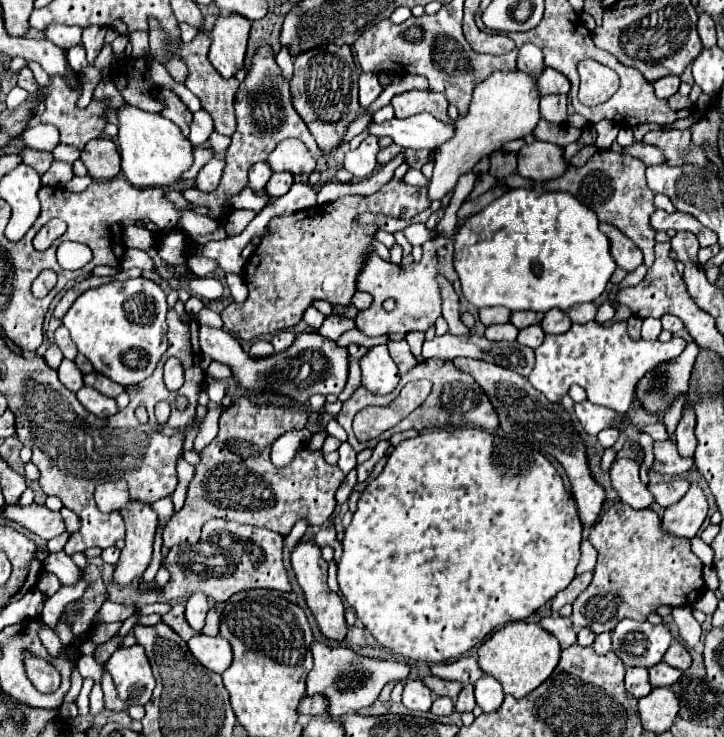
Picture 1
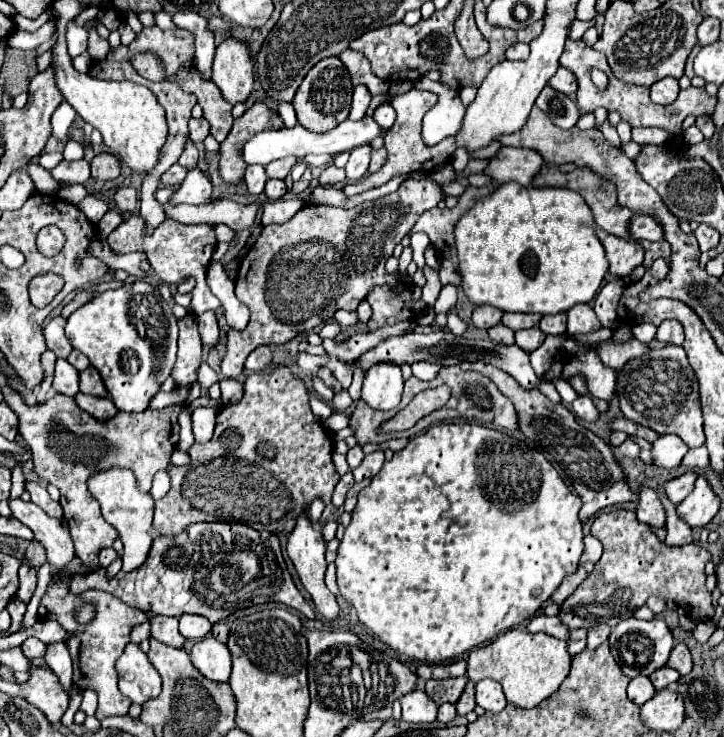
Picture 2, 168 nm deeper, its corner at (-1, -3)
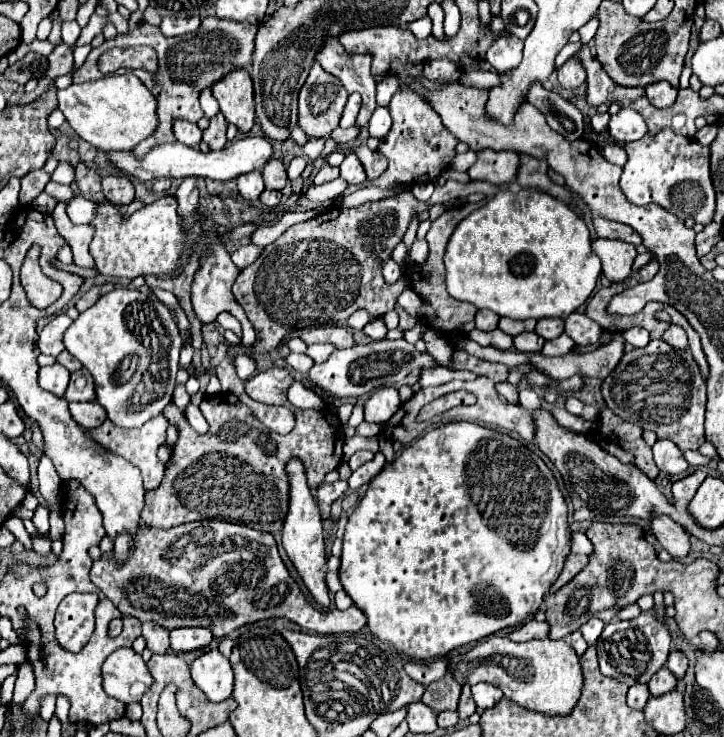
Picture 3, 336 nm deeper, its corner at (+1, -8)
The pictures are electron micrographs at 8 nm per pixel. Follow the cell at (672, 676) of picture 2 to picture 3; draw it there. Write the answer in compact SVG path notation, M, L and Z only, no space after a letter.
M661 668L661 670L649 680L647 686L649 686L651 696L661 696L661 694L673 690L675 684L677 684L677 678L675 678L667 668Z

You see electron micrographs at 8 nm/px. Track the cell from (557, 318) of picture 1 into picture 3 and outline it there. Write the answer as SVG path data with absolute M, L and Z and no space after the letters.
M541 318L535 326L535 332L545 340L553 340L563 334L563 328L565 328L565 322L559 318Z

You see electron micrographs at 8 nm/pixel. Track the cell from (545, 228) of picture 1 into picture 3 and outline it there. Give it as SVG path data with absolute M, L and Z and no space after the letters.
M499 190L485 206L459 222L445 248L445 286L461 302L471 302L479 310L487 308L513 320L525 318L567 318L595 290L601 276L601 262L591 250L585 222L561 200L529 190Z

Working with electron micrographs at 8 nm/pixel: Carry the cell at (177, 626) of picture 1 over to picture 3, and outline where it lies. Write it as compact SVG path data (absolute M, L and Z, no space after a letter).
M145 622L143 624L143 638L147 640L147 648L153 654L165 654L165 652L169 652L169 630L161 628L159 624Z

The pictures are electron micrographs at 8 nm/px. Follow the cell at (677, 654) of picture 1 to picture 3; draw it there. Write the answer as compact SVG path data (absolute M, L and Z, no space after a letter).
M673 650L669 654L669 660L667 660L667 668L677 676L677 678L683 678L685 670L687 670L687 656L679 650Z

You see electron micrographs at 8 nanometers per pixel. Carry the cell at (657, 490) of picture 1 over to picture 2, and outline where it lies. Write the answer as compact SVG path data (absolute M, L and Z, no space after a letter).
M687 471L685 475L677 477L677 479L671 479L667 481L663 487L665 487L665 493L669 497L671 503L681 503L691 491L693 491L693 483L697 479L697 473L695 471Z

